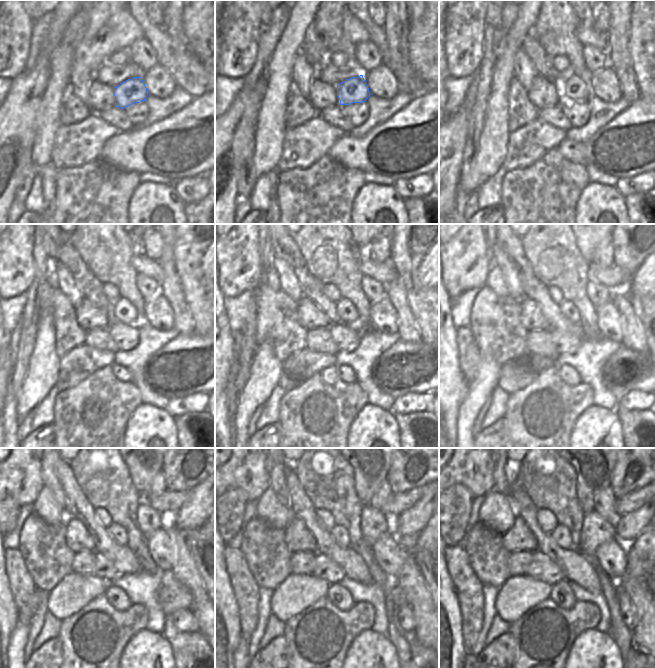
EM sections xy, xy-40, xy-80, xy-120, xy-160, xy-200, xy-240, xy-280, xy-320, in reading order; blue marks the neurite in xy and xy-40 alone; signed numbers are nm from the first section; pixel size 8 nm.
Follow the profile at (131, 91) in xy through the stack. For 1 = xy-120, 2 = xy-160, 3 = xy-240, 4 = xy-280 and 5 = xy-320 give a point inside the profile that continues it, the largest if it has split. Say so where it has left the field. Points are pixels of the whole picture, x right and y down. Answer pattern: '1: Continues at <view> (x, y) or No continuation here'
1: Continues at xy-120 (124, 312)
2: Continues at xy-160 (347, 313)
3: Continues at xy-240 (117, 532)
4: Continues at xy-280 (341, 536)
5: Continues at xy-320 (561, 535)

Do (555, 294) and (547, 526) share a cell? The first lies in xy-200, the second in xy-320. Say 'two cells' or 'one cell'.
one cell

